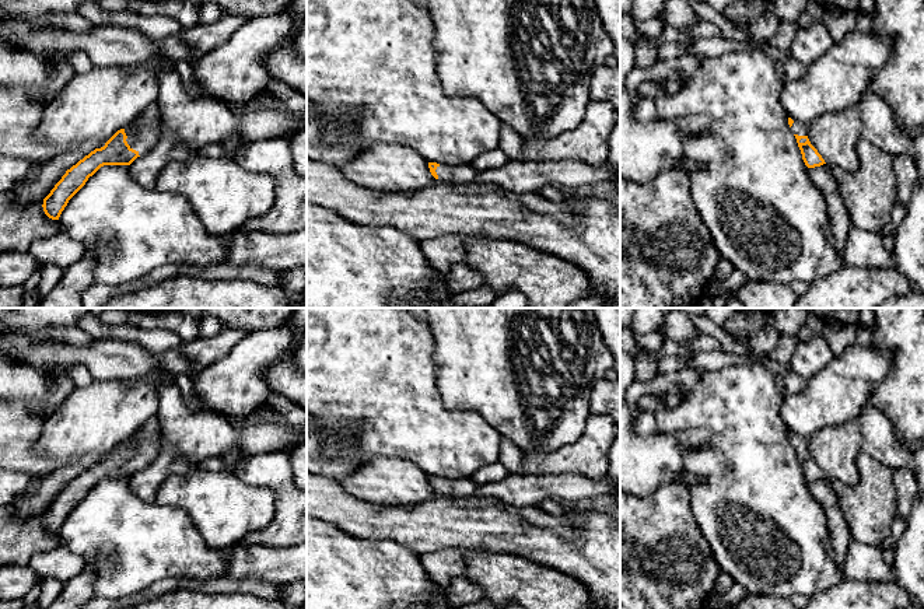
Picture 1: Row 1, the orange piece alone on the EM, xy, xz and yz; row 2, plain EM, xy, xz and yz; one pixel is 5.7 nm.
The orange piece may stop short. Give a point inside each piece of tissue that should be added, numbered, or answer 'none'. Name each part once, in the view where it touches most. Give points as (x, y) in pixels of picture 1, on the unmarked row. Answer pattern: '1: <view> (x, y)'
1: xy (143, 445)

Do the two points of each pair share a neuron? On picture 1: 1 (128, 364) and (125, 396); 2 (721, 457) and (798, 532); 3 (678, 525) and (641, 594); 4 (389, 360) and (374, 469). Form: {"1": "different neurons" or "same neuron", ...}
{"1": "different neurons", "2": "same neuron", "3": "same neuron", "4": "different neurons"}

